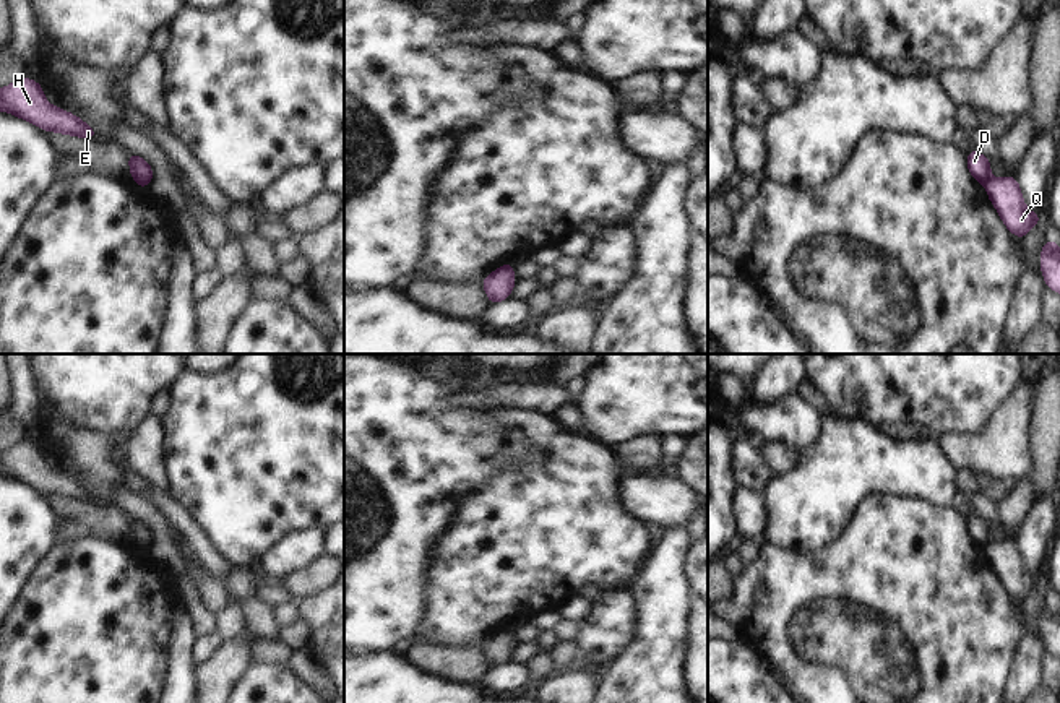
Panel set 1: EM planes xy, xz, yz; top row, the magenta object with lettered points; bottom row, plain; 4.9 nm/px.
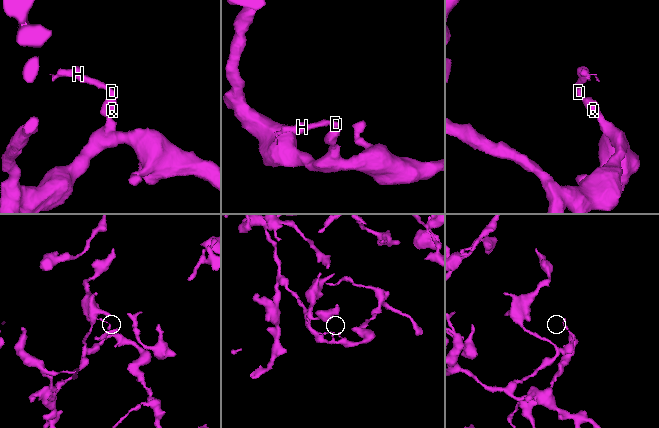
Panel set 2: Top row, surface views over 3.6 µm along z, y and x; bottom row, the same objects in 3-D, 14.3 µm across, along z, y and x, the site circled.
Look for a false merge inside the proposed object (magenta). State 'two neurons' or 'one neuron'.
two neurons

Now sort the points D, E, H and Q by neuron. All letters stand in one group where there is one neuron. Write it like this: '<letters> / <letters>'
D E H / Q

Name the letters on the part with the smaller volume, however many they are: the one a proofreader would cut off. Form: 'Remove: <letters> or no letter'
Remove: D, E, H

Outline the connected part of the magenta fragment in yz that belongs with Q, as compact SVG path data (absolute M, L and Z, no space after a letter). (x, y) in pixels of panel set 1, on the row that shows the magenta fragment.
M1006 175L1000 180L990 177L984 187L1011 234L1023 239L1036 222L1042 221L1037 213L1031 213L1024 206L1021 190L1015 177Z

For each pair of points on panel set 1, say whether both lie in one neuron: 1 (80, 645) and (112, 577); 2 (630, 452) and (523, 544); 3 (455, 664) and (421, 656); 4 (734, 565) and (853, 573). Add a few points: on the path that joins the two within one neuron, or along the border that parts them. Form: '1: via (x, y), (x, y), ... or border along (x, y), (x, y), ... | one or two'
1: via (91, 629), (109, 593) | one
2: border along (607, 448), (612, 460), (622, 470) | two
3: via (447, 663), (429, 658) | one
4: border along (747, 567), (736, 580) | two

